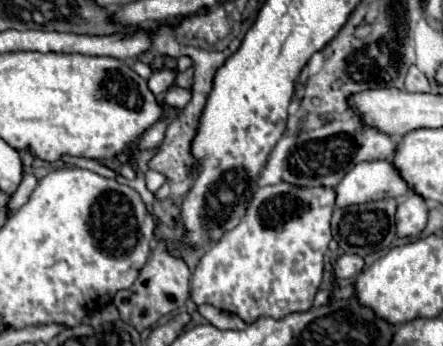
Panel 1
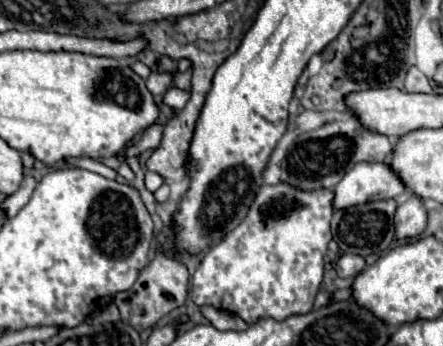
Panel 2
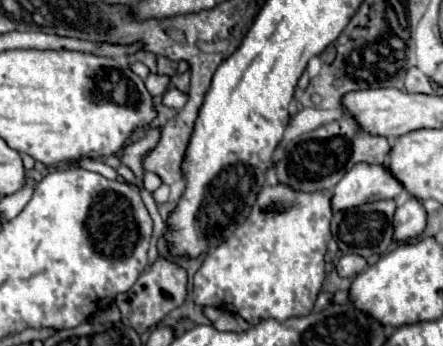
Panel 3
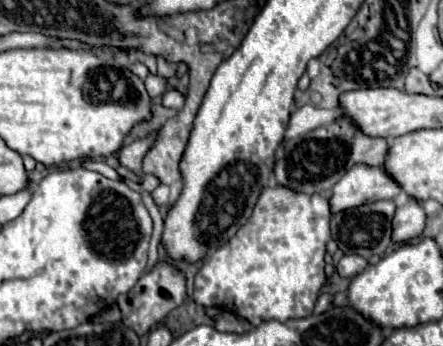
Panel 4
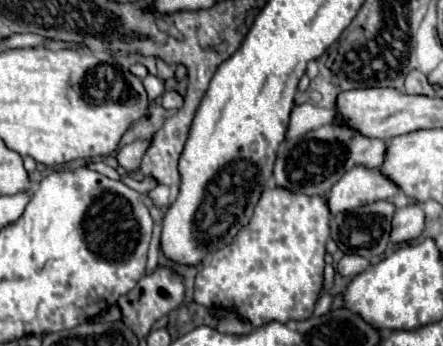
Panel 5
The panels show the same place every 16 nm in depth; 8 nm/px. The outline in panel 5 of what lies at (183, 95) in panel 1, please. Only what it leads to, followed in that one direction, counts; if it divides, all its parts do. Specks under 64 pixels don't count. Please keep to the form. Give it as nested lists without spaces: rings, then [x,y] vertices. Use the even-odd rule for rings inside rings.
[[[175,91],[164,92],[162,96],[162,106],[165,109],[174,108],[174,110],[178,110],[178,108],[182,107],[182,102],[184,102],[184,98]]]

